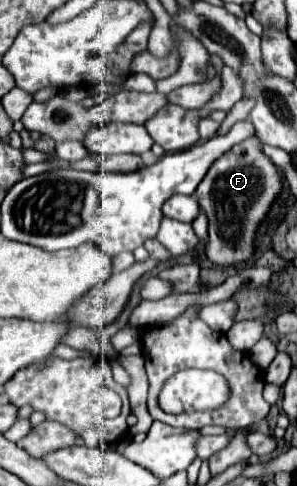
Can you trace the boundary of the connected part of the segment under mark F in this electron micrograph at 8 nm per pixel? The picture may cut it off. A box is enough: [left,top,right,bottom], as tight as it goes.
[197,137,279,265]

